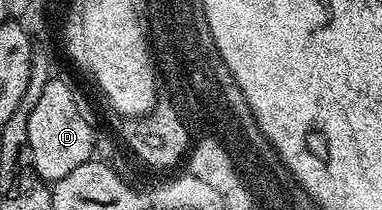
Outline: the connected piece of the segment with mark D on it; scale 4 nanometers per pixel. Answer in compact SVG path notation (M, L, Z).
M54 79L46 83L34 111L30 111L28 124L32 162L43 181L55 183L80 167L84 162L93 160L96 149L96 129L88 114L88 105L76 94L76 89L68 81Z

